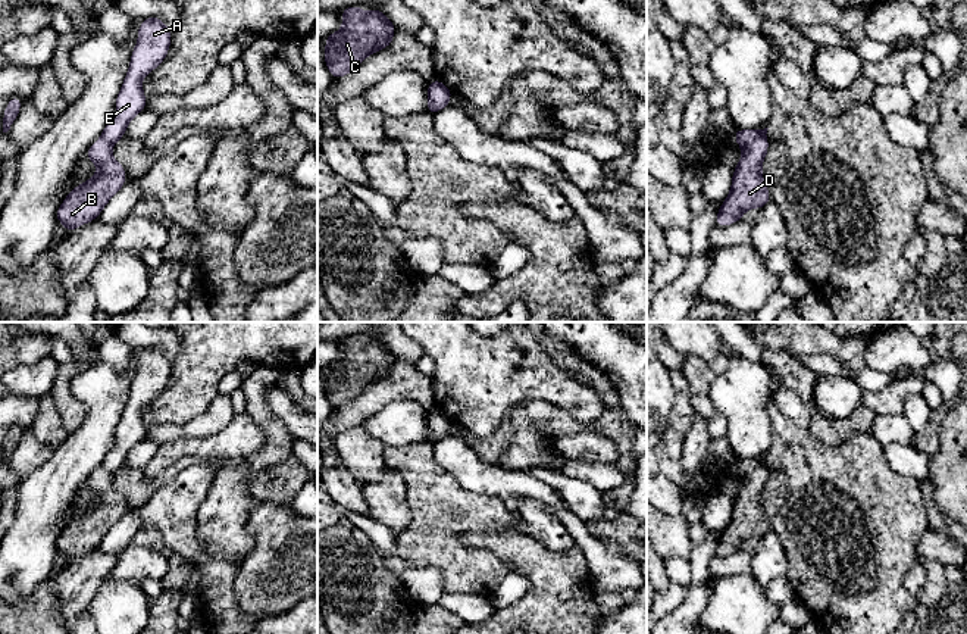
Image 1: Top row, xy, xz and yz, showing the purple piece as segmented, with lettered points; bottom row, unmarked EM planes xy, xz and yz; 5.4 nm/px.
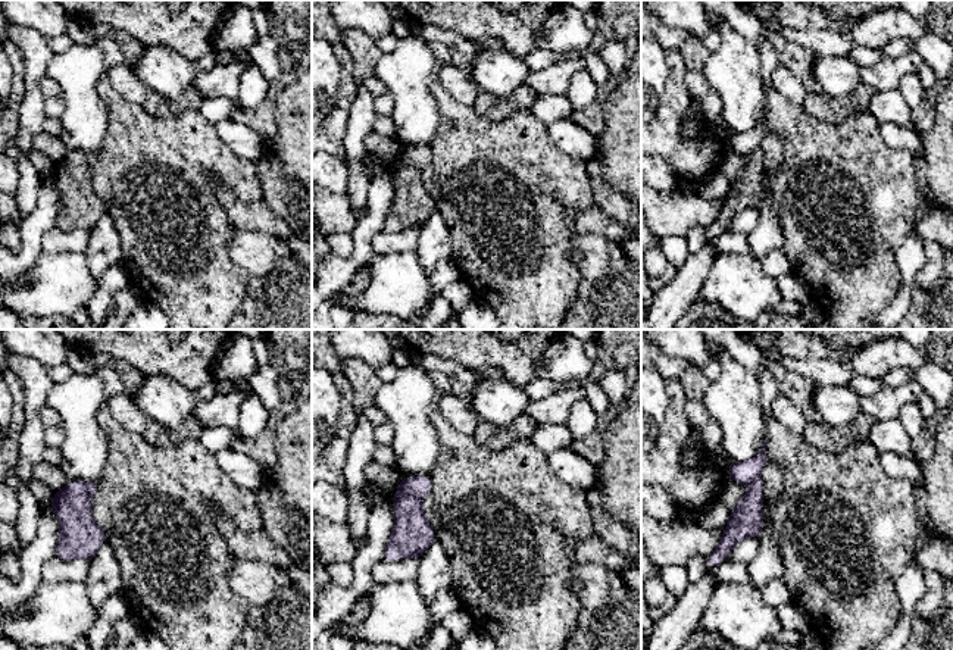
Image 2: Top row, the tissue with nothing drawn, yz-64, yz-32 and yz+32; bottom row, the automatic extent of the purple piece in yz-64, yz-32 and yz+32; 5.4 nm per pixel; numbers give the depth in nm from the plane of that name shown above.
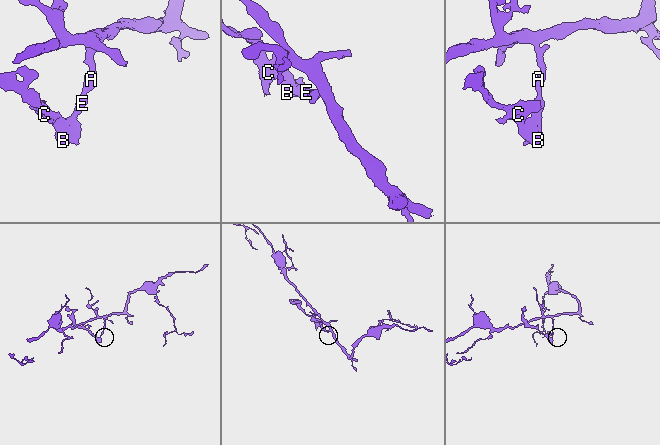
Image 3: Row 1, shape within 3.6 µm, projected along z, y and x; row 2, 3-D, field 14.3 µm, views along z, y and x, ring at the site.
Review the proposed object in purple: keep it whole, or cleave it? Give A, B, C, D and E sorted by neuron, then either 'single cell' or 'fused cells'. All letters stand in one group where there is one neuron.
A E / B C D | fused cells

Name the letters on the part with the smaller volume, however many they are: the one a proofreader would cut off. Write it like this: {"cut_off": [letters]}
{"cut_off": ["B", "C", "D"]}

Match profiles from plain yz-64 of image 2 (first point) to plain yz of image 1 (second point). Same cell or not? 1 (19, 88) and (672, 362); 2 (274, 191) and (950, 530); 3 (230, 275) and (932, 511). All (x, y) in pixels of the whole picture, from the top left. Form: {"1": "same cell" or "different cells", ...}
{"1": "different cells", "2": "same cell", "3": "different cells"}

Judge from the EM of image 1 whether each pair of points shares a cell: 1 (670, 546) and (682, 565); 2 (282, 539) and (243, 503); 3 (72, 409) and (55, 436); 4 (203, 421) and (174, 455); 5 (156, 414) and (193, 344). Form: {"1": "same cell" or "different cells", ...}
{"1": "different cells", "2": "different cells", "3": "different cells", "4": "different cells", "5": "same cell"}

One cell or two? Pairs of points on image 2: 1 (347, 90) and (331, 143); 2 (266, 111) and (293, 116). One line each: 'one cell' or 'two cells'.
1: one cell
2: two cells

